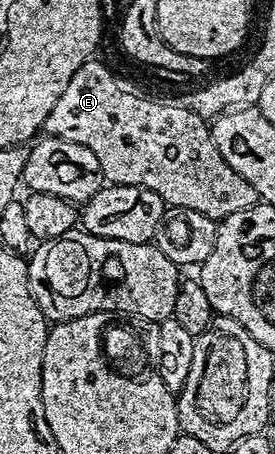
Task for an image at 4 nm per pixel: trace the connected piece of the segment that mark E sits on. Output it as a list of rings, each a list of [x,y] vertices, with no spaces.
[[[92,58],[77,70],[77,74],[73,74],[73,78],[69,82],[69,86],[65,86],[65,90],[61,94],[61,98],[57,98],[57,106],[53,106],[53,110],[49,110],[49,118],[45,118],[42,131],[47,136],[56,136],[65,142],[77,142],[77,146],[85,146],[89,150],[93,150],[93,154],[97,154],[97,162],[101,162],[101,170],[103,171],[104,181],[111,184],[128,184],[129,186],[141,186],[153,190],[157,194],[161,194],[163,203],[172,209],[178,210],[188,208],[189,210],[197,210],[197,214],[205,214],[210,220],[216,222],[225,219],[229,214],[237,214],[237,210],[245,210],[249,206],[253,206],[257,202],[256,192],[245,178],[241,178],[241,174],[237,174],[237,170],[233,170],[233,166],[229,166],[229,162],[225,162],[225,158],[221,158],[221,150],[217,150],[215,139],[211,137],[211,129],[208,121],[204,117],[198,116],[192,108],[179,104],[166,104],[163,100],[150,100],[147,96],[142,96],[139,92],[130,92],[105,65],[99,61],[99,58]]]

